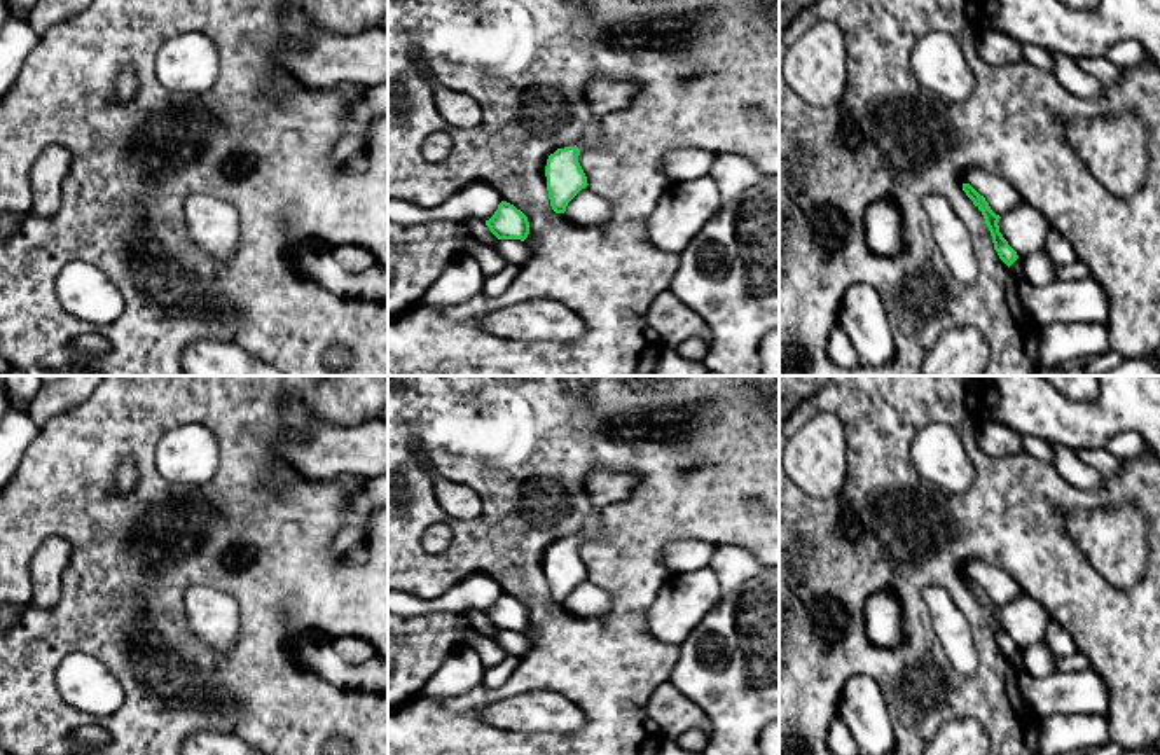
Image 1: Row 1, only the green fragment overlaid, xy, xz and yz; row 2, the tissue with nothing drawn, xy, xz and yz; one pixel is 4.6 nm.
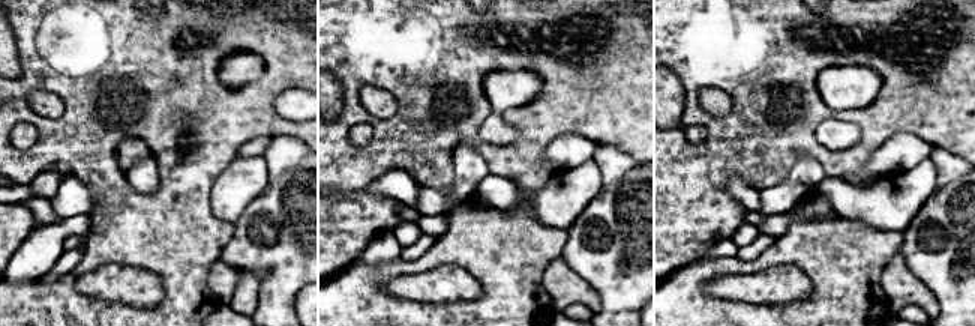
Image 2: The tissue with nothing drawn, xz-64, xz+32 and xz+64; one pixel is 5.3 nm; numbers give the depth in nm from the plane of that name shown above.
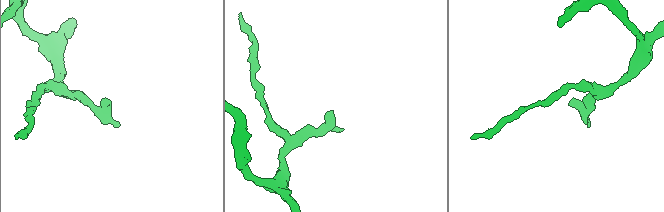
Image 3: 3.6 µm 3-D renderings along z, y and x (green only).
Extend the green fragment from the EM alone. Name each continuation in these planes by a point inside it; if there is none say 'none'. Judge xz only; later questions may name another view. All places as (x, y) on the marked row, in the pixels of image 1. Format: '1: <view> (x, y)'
1: xz (591, 138)

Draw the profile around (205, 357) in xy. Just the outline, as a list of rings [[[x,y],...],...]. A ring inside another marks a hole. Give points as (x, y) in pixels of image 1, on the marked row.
[[[197,339],[182,355],[185,376],[285,376],[236,343]]]

